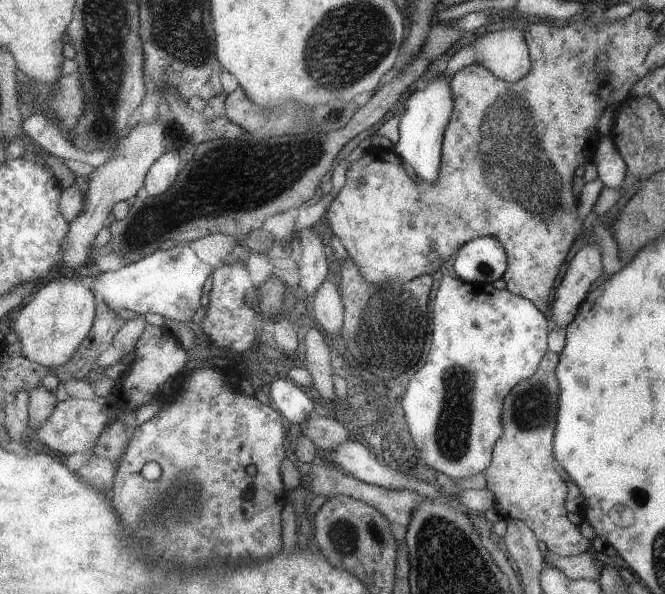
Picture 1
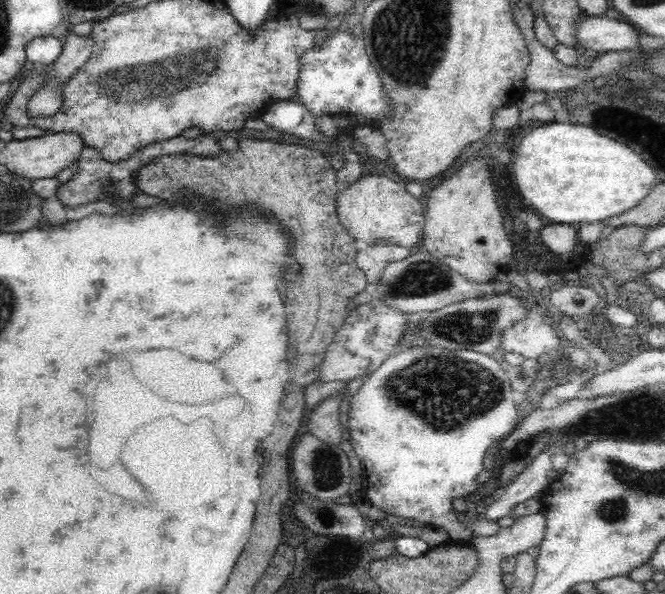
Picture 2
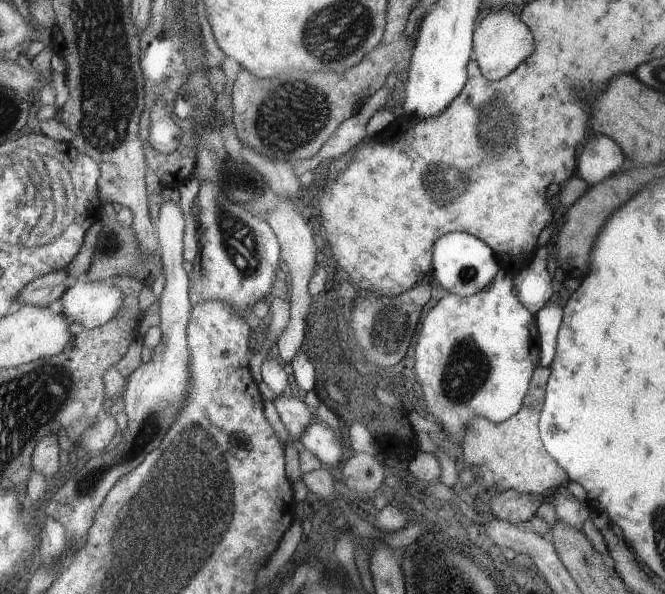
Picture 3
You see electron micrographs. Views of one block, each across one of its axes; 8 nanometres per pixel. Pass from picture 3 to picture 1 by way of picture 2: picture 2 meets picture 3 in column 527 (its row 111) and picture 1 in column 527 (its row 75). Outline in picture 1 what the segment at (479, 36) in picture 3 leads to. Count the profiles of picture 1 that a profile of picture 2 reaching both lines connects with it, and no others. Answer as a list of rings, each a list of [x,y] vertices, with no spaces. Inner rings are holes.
[[[498,28],[495,31],[487,32],[479,38],[471,41],[467,46],[463,46],[453,56],[447,60],[445,68],[443,68],[443,76],[450,78],[454,72],[459,68],[468,64],[478,64],[486,68],[501,80],[507,82],[515,82],[523,78],[529,68],[531,68],[530,56],[526,42],[524,41],[524,34],[516,28]]]

